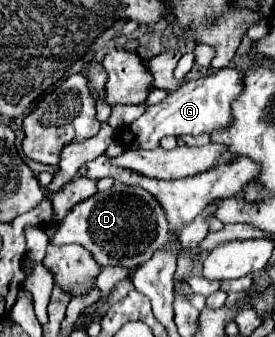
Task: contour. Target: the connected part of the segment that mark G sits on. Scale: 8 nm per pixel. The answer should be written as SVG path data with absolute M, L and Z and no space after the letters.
M222 68L218 72L212 72L208 76L202 76L198 80L192 80L184 86L184 90L176 90L174 94L168 94L162 102L154 106L146 106L146 112L134 120L128 126L128 132L132 132L132 146L138 146L142 150L152 150L160 146L160 138L164 136L198 136L198 134L212 134L214 130L224 130L230 126L230 102L238 98L242 92L242 70L238 68Z

